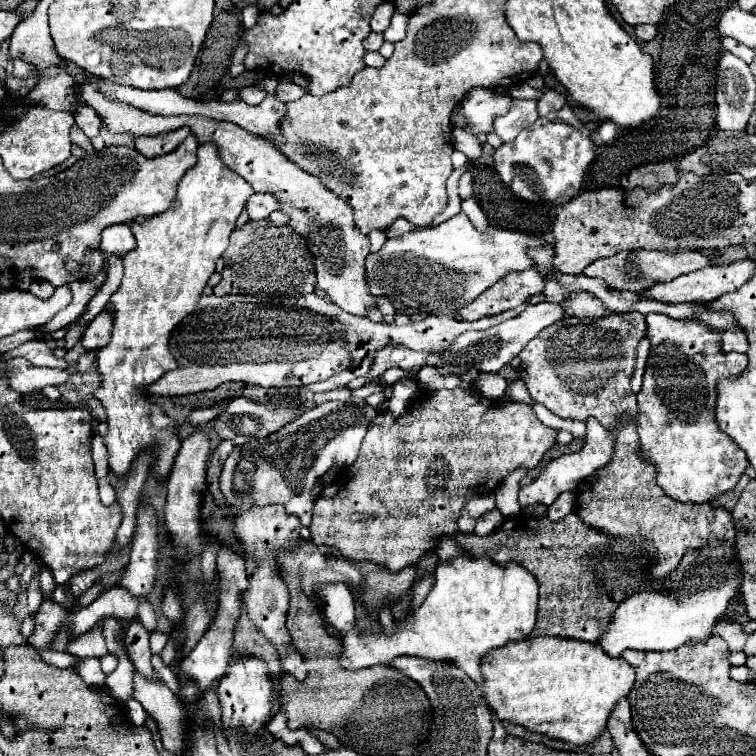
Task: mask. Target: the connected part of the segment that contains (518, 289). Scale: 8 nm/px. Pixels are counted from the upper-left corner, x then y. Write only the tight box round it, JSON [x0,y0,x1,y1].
[459,268,545,322]

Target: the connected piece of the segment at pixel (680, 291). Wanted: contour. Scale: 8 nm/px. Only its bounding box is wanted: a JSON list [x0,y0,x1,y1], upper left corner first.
[641,260,755,304]

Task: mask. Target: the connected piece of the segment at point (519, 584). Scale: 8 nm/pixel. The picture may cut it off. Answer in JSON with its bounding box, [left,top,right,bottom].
[313,556,539,684]

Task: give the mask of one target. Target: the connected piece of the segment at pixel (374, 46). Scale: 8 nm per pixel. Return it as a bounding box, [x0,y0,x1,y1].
[363,32,383,52]

